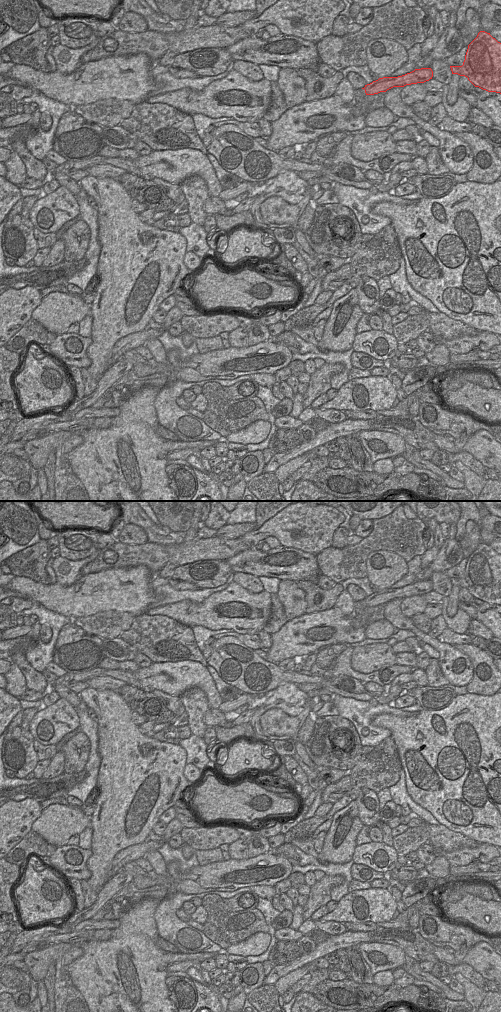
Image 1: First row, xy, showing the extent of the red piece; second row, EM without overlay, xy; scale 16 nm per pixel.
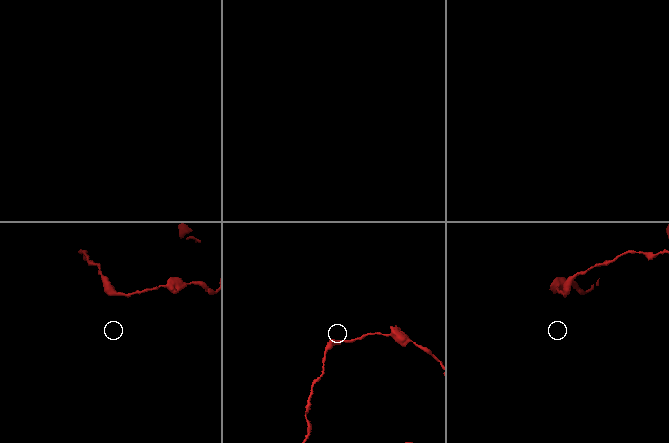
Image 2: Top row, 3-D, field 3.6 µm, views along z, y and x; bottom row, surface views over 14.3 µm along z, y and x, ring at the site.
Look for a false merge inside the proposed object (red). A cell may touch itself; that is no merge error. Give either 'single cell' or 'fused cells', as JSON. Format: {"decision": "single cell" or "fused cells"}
{"decision": "single cell"}

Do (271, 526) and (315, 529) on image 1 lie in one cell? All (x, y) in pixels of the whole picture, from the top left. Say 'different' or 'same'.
same

